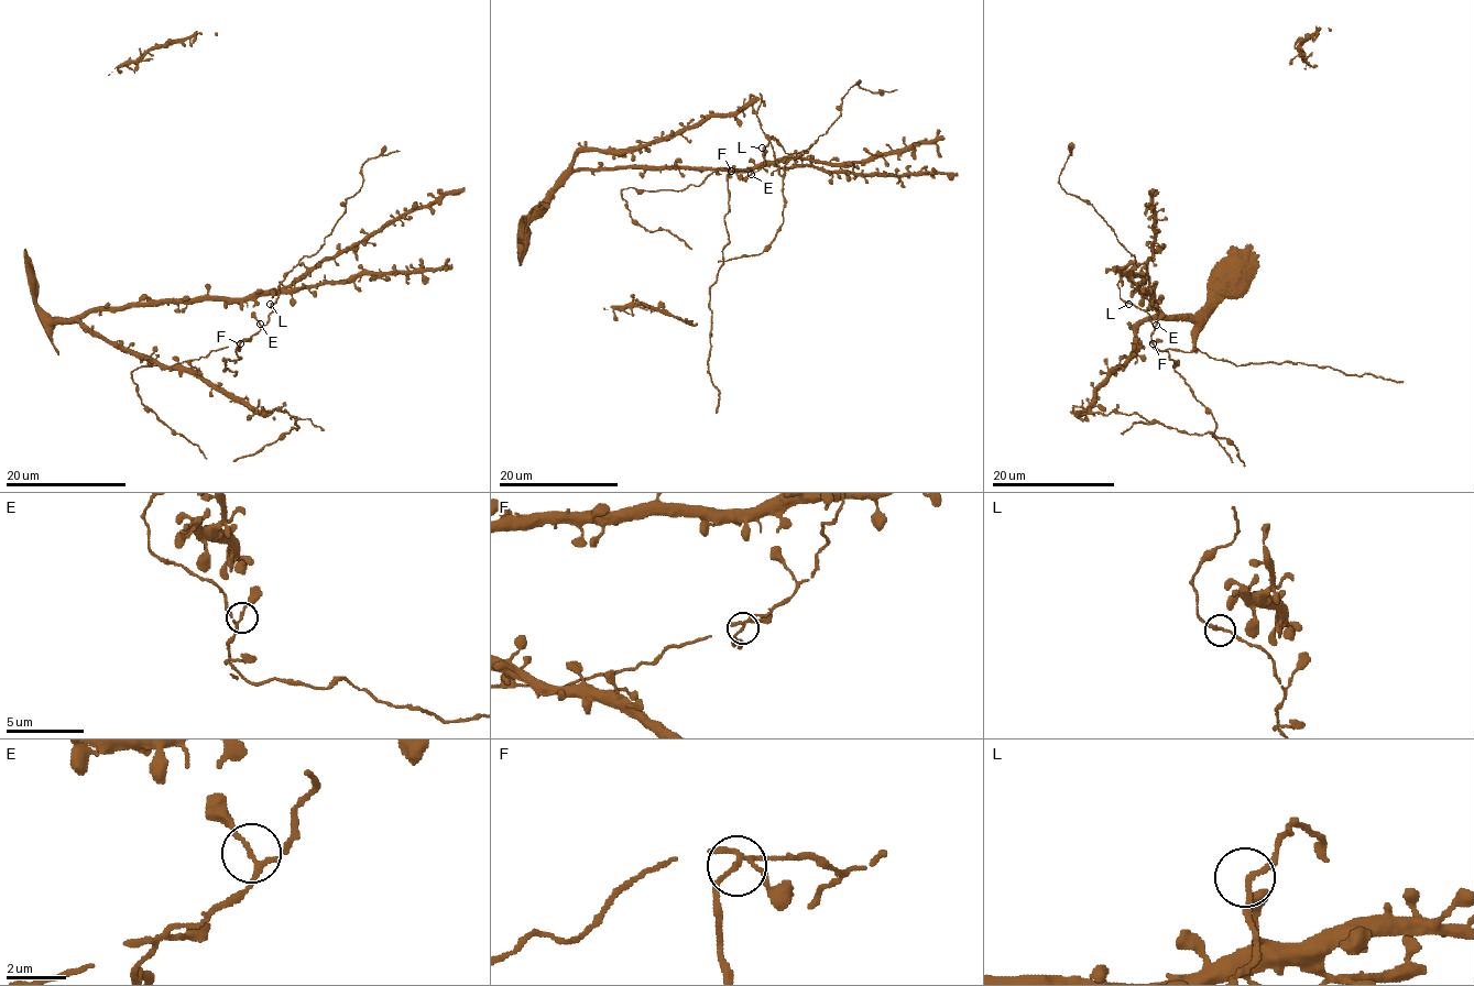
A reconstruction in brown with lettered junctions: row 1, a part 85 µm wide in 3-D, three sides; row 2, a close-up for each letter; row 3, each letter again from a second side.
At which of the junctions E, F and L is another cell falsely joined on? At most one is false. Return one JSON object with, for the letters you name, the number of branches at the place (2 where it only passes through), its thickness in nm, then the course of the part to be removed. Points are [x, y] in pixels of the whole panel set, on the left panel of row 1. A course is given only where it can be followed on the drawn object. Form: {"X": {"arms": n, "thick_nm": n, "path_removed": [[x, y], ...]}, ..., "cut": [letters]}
{"F": {"arms": 4, "thick_nm": 150, "path_removed": [[240, 343], [233, 363], [224, 360], [224, 370], [232, 375]]}, "cut": ["F"]}

